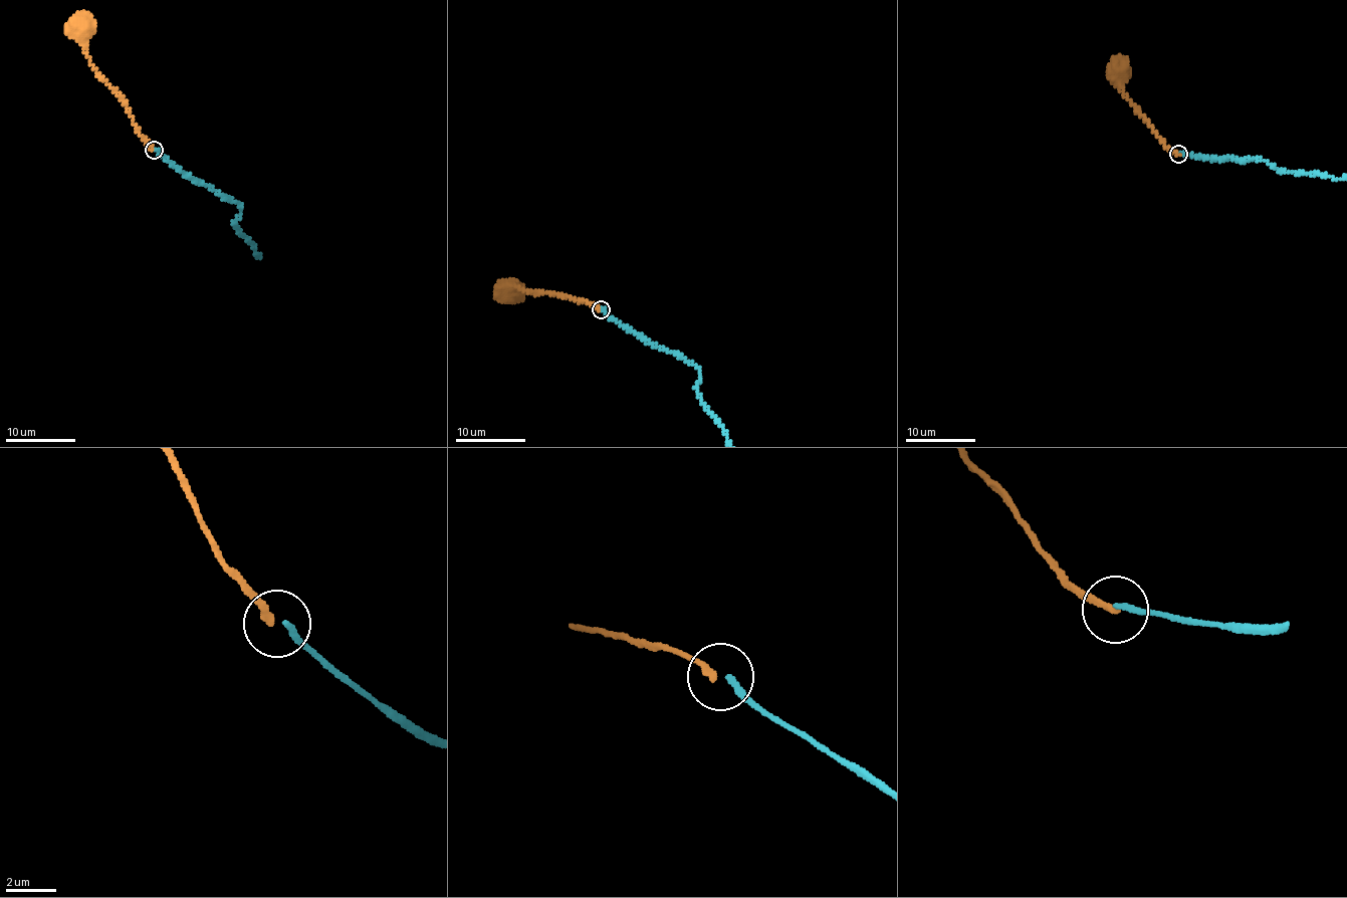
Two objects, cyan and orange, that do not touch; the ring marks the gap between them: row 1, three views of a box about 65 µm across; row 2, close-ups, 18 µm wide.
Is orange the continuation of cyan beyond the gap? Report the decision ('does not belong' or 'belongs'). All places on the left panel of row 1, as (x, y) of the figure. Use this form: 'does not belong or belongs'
does not belong

